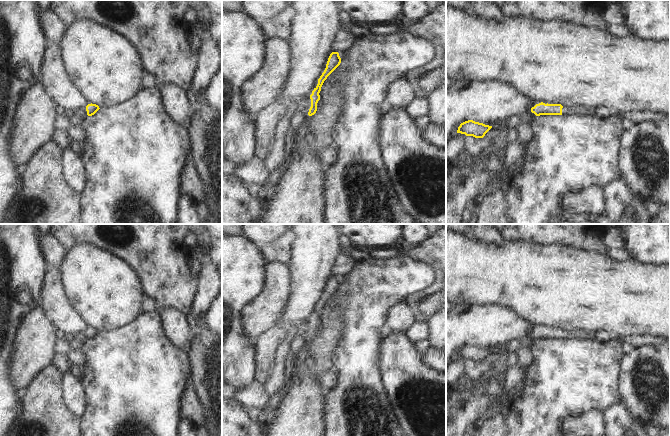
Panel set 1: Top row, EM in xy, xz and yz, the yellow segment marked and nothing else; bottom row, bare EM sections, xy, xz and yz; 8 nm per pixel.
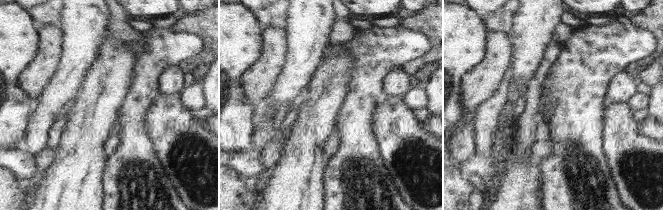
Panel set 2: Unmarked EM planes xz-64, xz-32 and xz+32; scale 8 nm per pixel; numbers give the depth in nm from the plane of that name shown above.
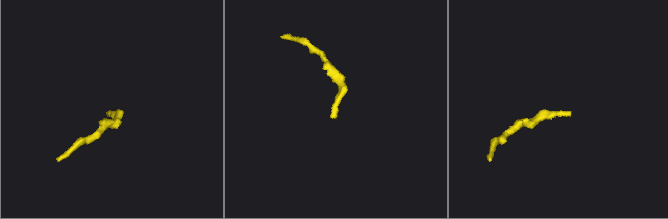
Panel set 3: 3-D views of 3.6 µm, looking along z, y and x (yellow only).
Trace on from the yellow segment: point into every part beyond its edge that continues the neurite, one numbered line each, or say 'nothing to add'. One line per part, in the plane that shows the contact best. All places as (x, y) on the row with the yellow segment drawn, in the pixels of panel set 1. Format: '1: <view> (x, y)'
1: xz (302, 134).

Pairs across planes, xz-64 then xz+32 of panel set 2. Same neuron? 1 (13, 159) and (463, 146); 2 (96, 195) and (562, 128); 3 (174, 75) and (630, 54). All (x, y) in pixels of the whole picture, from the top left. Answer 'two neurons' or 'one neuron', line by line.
1: two neurons
2: two neurons
3: two neurons

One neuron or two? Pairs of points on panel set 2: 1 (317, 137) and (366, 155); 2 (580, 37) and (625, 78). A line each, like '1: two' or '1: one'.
1: two
2: two

